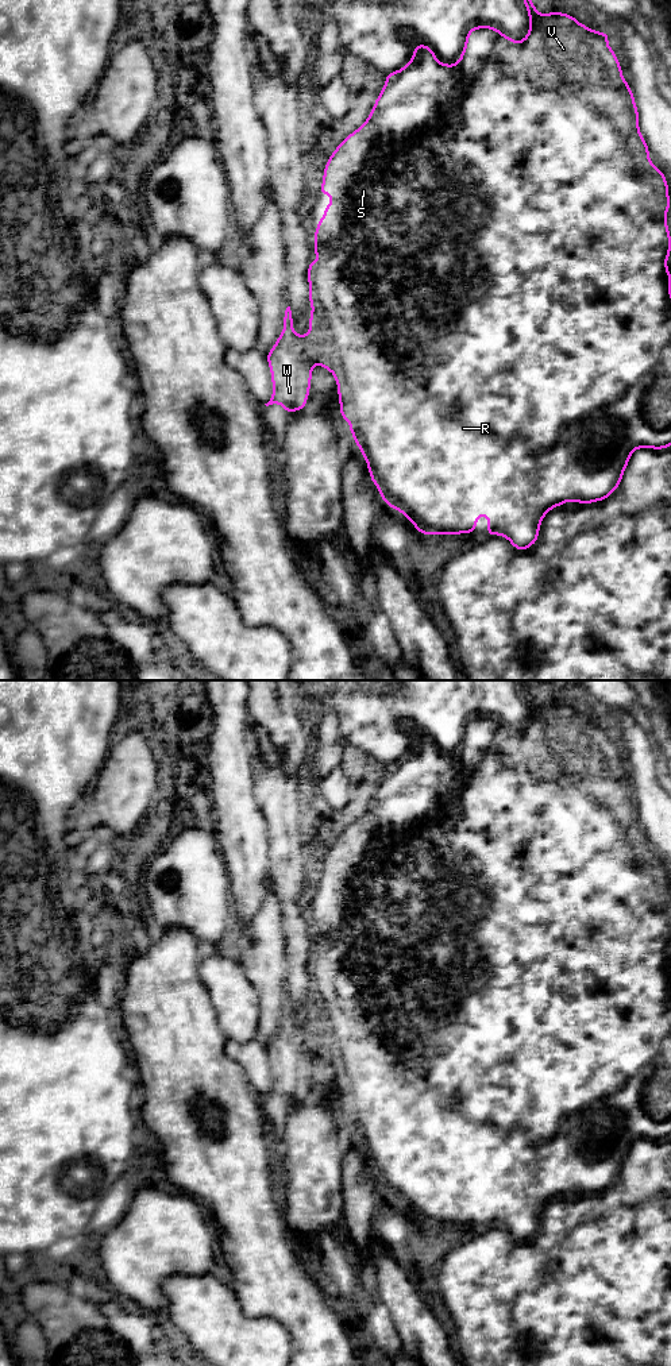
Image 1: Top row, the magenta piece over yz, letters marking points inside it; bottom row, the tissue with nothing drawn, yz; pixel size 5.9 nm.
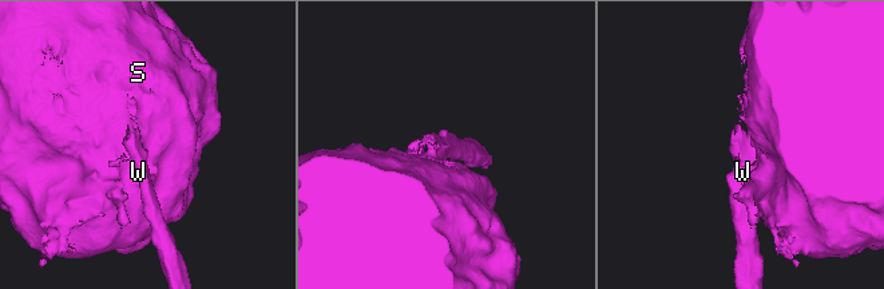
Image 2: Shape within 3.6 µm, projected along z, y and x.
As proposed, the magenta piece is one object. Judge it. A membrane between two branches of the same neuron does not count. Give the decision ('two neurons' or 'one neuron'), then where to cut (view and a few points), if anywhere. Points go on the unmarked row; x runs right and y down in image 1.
two neurons; cut yz (308, 1023), (315, 1023), (326, 1040), (317, 1053)

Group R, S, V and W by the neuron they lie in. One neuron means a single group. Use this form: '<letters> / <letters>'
R S V / W

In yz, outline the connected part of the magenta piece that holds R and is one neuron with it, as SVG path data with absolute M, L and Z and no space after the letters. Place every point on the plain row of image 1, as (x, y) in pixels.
M525 684L524 695L529 706L529 722L522 732L516 733L493 717L475 717L467 722L464 738L456 755L439 753L429 737L417 734L412 750L400 761L385 767L385 776L367 811L343 830L325 854L320 885L329 885L331 895L323 899L321 910L315 921L313 944L317 952L309 953L308 957L312 998L308 1024L317 1024L327 1039L327 1047L315 1051L335 1068L340 1107L350 1114L350 1123L367 1154L371 1173L377 1177L383 1195L401 1203L421 1226L433 1227L474 1224L477 1211L486 1204L486 1227L502 1227L518 1242L525 1242L537 1232L541 1212L551 1200L568 1192L583 1196L603 1192L612 1186L624 1170L622 1164L633 1142L637 1139L663 1141L671 1137L671 965L667 958L671 926L666 911L671 892L667 871L649 850L649 840L644 827L640 826L635 787L622 768L622 759L616 744L608 734L609 723L591 721L574 707L555 701L547 706L540 705L528 684Z

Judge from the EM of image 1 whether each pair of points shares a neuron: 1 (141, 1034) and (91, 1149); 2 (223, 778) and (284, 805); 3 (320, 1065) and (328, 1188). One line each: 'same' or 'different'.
1: different
2: different
3: same

